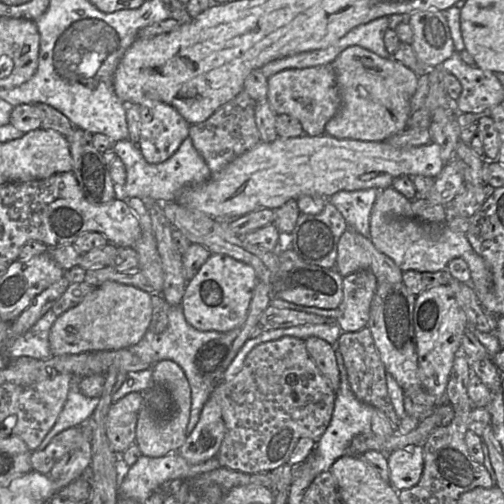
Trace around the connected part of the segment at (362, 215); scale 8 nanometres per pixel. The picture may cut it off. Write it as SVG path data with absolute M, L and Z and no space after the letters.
M376 188L341 190L328 201L343 215L350 230L370 239L370 216L379 192Z

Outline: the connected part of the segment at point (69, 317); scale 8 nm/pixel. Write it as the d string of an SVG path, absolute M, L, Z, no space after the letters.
M114 281L94 287L79 304L57 316L49 332L52 356L113 351L135 345L144 336L151 321L151 296L138 287Z

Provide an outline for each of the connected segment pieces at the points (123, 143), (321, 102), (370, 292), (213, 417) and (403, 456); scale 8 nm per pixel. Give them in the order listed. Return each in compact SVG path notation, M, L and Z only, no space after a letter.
M186 138L177 151L167 160L158 164L148 163L137 144L123 139L113 144L112 150L121 159L126 170L126 180L122 186L115 185L117 199L137 197L149 198L157 202L176 202L178 193L188 185L202 184L210 179L211 171L203 156Z
M332 63L308 68L281 70L268 78L268 102L273 111L296 118L304 134L318 136L325 132L327 122L341 107L341 94Z
M370 269L343 277L343 298L337 307L336 318L343 332L355 332L367 326L377 286L377 279Z
M210 396L201 410L197 425L178 452L191 465L206 462L217 456L224 435L220 405Z
M409 445L387 453L390 484L398 492L415 486L423 472L423 445Z

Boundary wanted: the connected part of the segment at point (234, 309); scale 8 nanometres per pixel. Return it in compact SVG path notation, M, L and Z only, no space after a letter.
M213 253L202 265L198 273L186 283L181 306L187 322L200 331L218 331L226 333L244 322L257 285L255 269L228 255Z

